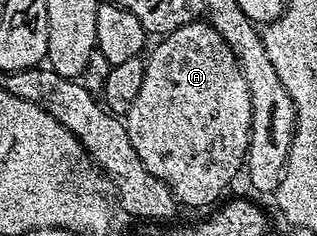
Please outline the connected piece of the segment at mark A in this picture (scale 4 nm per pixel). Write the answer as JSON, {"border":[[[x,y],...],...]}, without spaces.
{"border":[[[190,20],[185,22],[179,28],[172,30],[171,33],[164,35],[158,41],[161,43],[153,51],[151,51],[152,49],[148,51],[148,54],[150,53],[149,58],[144,59],[143,84],[139,84],[139,92],[135,96],[131,108],[125,111],[123,115],[127,136],[131,140],[131,148],[135,148],[135,152],[139,152],[139,160],[143,160],[143,164],[147,164],[147,172],[151,172],[151,176],[159,176],[159,180],[163,180],[163,184],[167,184],[167,188],[173,193],[173,197],[177,199],[182,207],[209,205],[209,207],[212,207],[218,201],[216,198],[232,184],[233,177],[237,174],[237,169],[239,171],[242,169],[250,138],[250,92],[241,71],[241,66],[237,62],[237,57],[231,52],[227,40],[223,40],[223,36],[219,36],[219,32],[215,32],[215,28],[209,25],[208,21],[200,21]]]}

